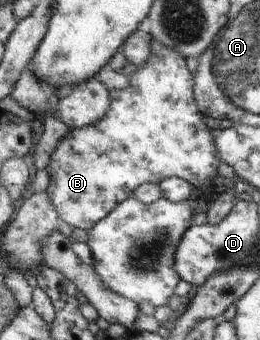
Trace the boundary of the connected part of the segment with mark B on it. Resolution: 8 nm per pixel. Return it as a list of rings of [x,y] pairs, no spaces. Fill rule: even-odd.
[[[152,39],[151,44],[152,53],[154,53],[152,59],[150,59],[146,65],[142,65],[136,73],[133,73],[129,78],[129,86],[122,90],[111,90],[113,97],[107,117],[94,125],[88,125],[80,129],[70,129],[68,135],[58,143],[56,151],[52,153],[50,163],[48,163],[48,166],[45,168],[45,170],[48,171],[48,175],[50,175],[50,185],[47,191],[48,197],[51,197],[52,203],[56,206],[56,211],[59,213],[60,219],[68,223],[71,227],[84,230],[94,229],[94,227],[101,221],[104,221],[108,215],[114,213],[124,201],[134,198],[136,189],[147,183],[159,184],[169,177],[178,176],[188,181],[188,183],[192,185],[195,195],[200,197],[209,196],[211,194],[211,188],[213,185],[216,185],[216,179],[219,178],[217,169],[222,161],[220,161],[220,153],[218,147],[216,147],[216,135],[212,133],[212,129],[204,123],[204,115],[202,111],[200,111],[199,103],[195,98],[195,75],[188,70],[186,57],[184,57],[182,53],[178,53],[176,49],[168,49],[168,45],[162,45],[162,43],[156,41],[156,39]]]

